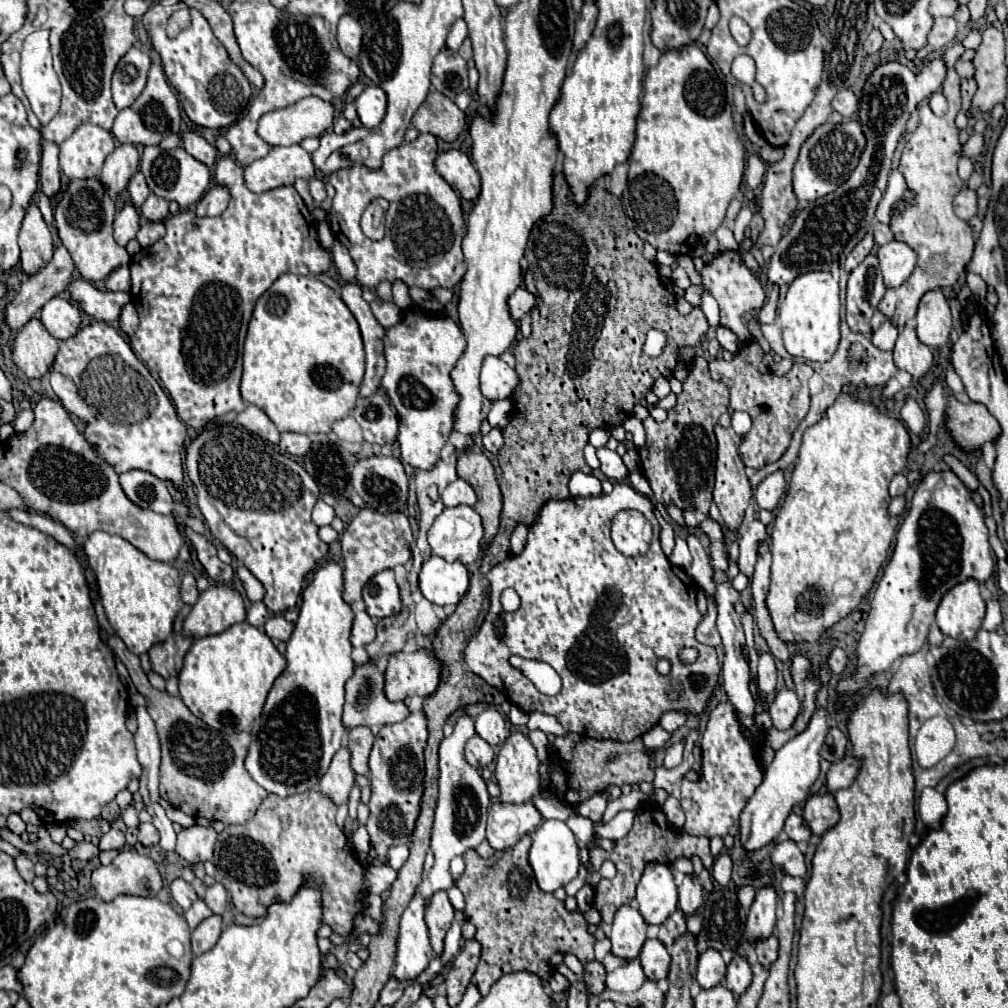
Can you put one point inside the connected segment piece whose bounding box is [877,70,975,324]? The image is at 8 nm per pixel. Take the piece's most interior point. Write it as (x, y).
(944, 243)

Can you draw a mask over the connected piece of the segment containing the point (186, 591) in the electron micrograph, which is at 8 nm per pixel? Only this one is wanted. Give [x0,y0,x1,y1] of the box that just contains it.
[181,574,199,606]

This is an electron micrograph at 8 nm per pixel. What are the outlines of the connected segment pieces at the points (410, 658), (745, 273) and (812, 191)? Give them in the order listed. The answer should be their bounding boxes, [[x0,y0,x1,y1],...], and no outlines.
[[385,650,441,702],[701,250,765,344],[793,120,865,202]]

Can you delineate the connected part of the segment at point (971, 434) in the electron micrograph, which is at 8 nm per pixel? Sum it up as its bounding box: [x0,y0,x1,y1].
[947,396,999,450]

